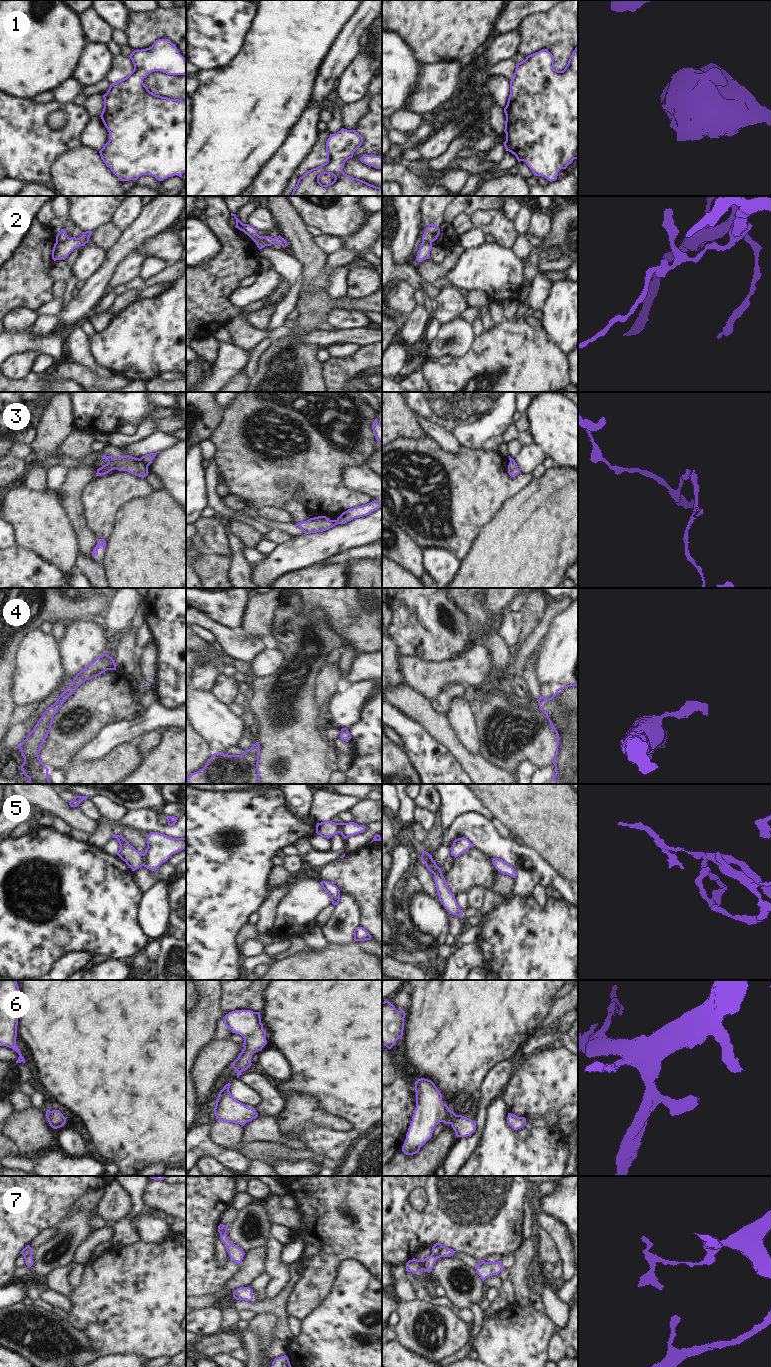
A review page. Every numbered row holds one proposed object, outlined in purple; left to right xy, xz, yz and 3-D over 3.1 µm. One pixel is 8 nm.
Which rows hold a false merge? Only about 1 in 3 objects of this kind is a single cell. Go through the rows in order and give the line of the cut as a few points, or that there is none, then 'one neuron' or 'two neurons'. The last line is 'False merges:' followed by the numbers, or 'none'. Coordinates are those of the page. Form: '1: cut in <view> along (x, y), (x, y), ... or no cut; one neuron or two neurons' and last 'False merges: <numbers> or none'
1: no cut; one neuron
2: cut in xy along (68, 237), (56, 242); two neurons
3: cut in xy along (139, 459), (147, 466); two neurons
4: no cut; one neuron
5: cut in xy along (143, 854), (144, 865); two neurons
6: no cut; one neuron
7: cut in yz along (443, 1246), (438, 1253), (432, 1254); two neurons
False merges: 2, 3, 5, 7

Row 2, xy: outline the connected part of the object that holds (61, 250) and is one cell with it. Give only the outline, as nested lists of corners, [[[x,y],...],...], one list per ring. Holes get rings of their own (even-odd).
[[[86,231],[82,232],[79,238],[71,237],[63,242],[56,242],[52,250],[52,259],[54,261],[65,260],[75,248],[85,246],[89,242],[91,234],[92,231]]]

